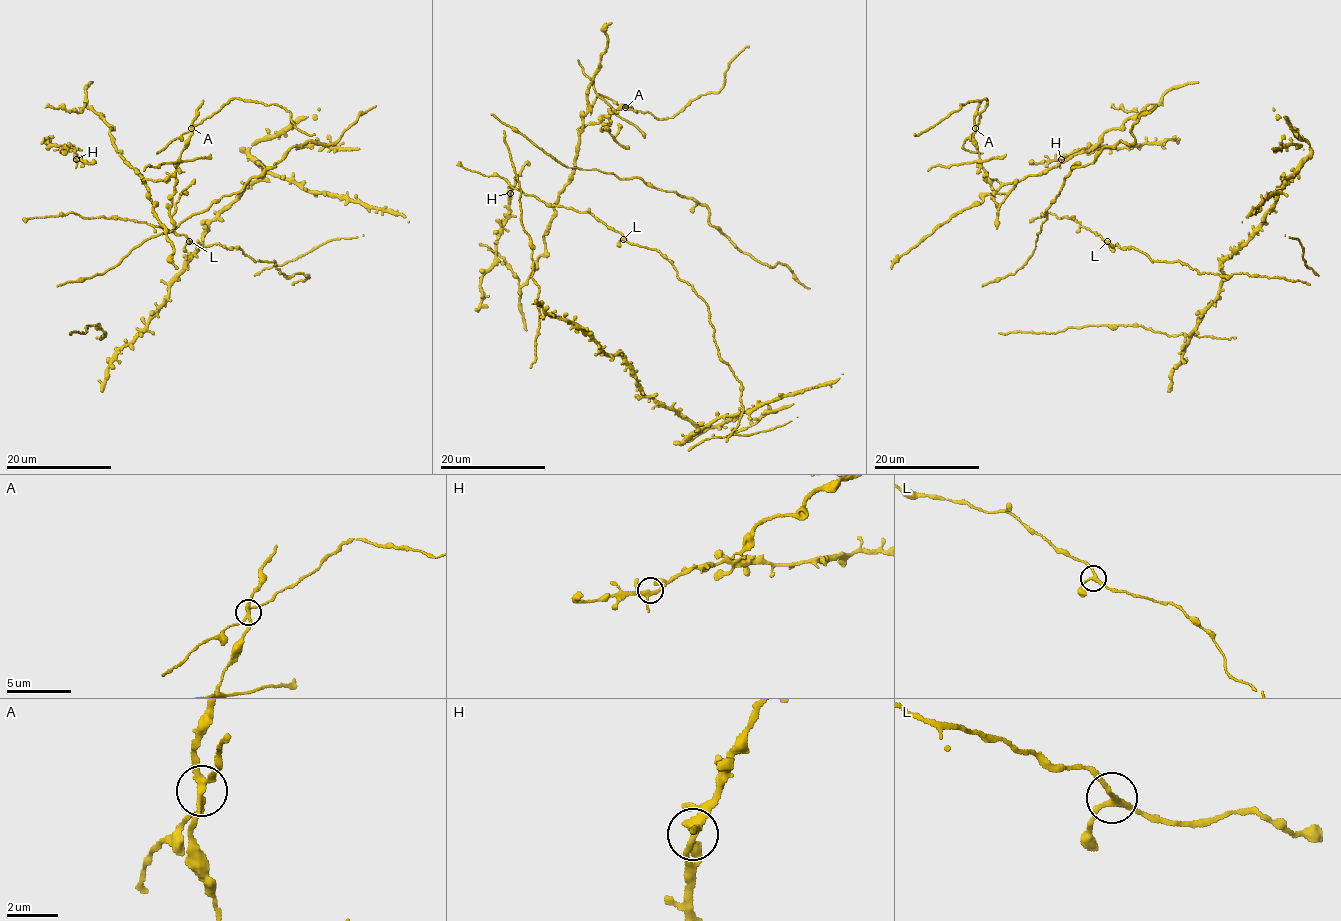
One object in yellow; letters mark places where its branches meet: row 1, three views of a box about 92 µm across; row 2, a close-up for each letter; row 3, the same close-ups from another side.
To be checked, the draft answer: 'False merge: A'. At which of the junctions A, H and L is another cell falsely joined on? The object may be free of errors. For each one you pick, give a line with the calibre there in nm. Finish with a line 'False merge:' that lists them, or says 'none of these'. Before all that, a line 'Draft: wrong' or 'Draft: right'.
Draft: right
A: Thickness 240 nm
False merge: A

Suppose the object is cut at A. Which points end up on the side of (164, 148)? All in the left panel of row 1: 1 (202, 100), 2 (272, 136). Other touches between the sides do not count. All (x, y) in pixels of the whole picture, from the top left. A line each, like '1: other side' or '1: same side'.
1: other side
2: same side

